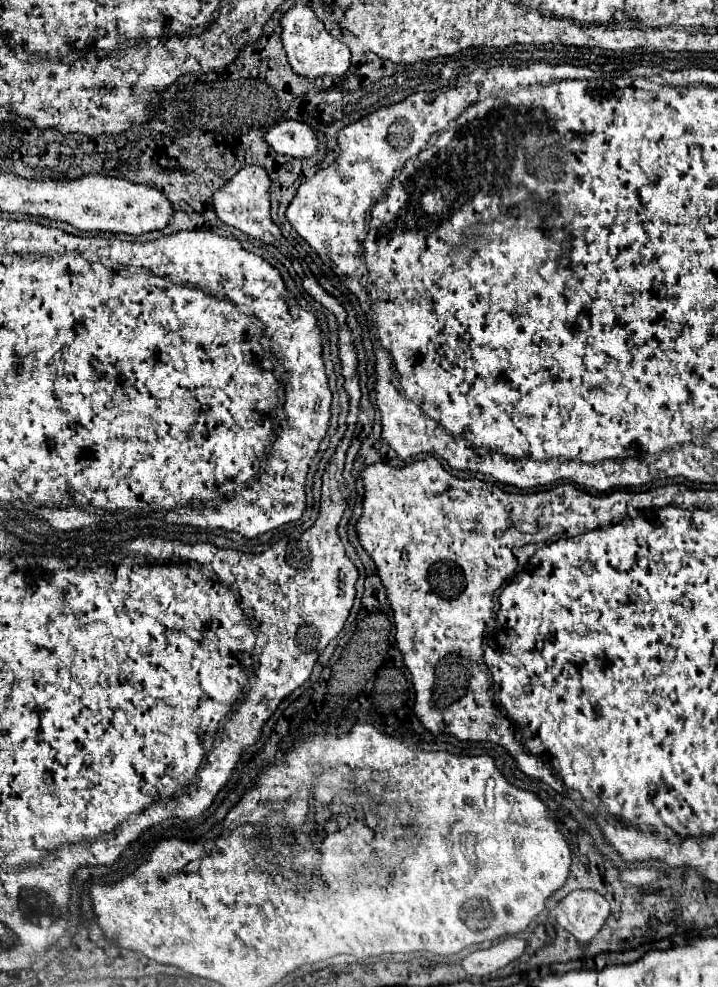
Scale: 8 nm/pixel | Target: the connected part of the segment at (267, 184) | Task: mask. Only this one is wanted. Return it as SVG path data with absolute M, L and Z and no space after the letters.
M247 165L243 167L229 183L225 183L225 187L221 187L215 195L213 195L213 203L215 203L215 211L217 217L225 223L231 225L255 239L261 239L263 243L277 243L283 239L279 227L271 221L271 201L269 201L269 189L271 189L271 179L265 171L265 167L261 165Z

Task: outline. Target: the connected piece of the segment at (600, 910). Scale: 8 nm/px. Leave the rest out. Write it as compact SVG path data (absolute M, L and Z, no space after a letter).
M573 891L557 903L553 915L579 943L587 943L605 925L609 917L609 901L595 891Z

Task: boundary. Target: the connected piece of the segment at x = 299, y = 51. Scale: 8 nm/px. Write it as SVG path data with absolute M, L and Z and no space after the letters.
M297 3L293 9L289 9L285 13L285 17L281 19L281 39L289 57L289 63L293 67L293 71L305 79L317 79L323 75L331 75L331 77L341 77L351 63L351 53L347 49L347 45L343 45L341 41L337 41L335 37L331 37L323 23L315 17L313 9L305 3Z

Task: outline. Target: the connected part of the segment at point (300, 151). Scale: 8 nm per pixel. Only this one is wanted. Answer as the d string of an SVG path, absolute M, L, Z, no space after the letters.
M281 121L271 131L267 131L265 141L283 155L295 159L307 159L317 151L315 131L303 121Z

